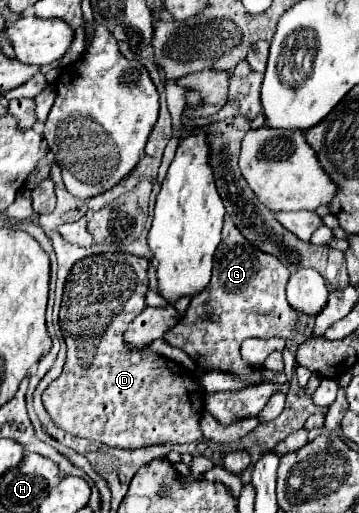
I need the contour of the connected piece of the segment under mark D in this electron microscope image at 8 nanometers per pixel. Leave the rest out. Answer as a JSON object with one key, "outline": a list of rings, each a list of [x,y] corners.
{"outline":[[[104,252],[78,260],[64,284],[60,306],[60,330],[68,346],[68,358],[58,380],[44,392],[44,408],[60,426],[80,438],[104,442],[108,446],[136,450],[154,444],[188,444],[200,442],[200,416],[204,406],[204,388],[180,364],[156,354],[142,356],[140,352],[126,350],[122,334],[146,306],[144,294],[148,290],[148,260],[134,254]]]}

